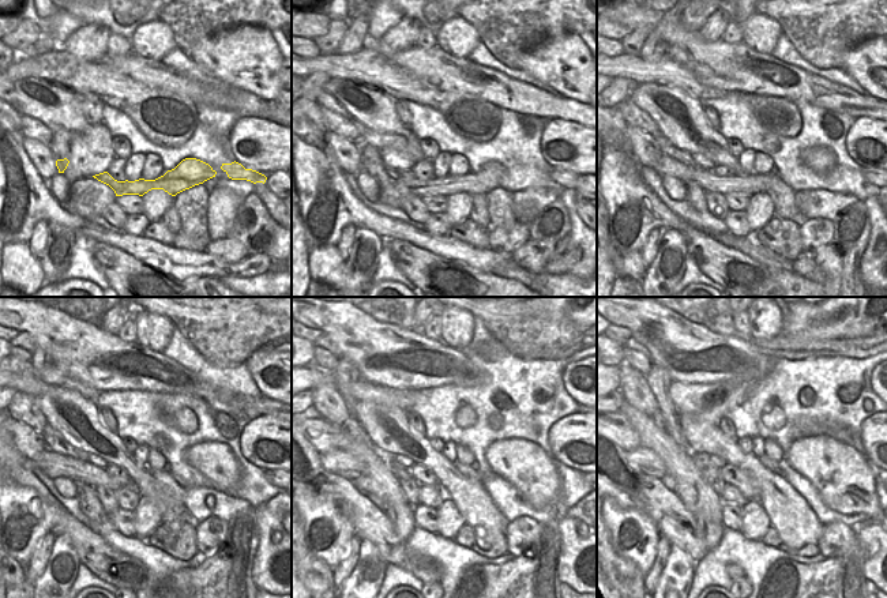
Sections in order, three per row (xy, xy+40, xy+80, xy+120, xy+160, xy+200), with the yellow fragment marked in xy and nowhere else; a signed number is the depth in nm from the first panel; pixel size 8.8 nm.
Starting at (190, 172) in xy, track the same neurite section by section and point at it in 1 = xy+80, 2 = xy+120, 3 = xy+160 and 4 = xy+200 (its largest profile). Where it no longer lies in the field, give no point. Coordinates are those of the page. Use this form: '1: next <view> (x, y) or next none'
1: next xy+80 (672, 161)
2: next xy+120 (53, 465)
3: next xy+160 (341, 462)
4: next xy+200 (642, 459)

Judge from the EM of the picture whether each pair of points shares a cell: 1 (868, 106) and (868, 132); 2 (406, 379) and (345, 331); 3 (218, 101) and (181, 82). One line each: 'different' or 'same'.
1: different
2: same
3: same

